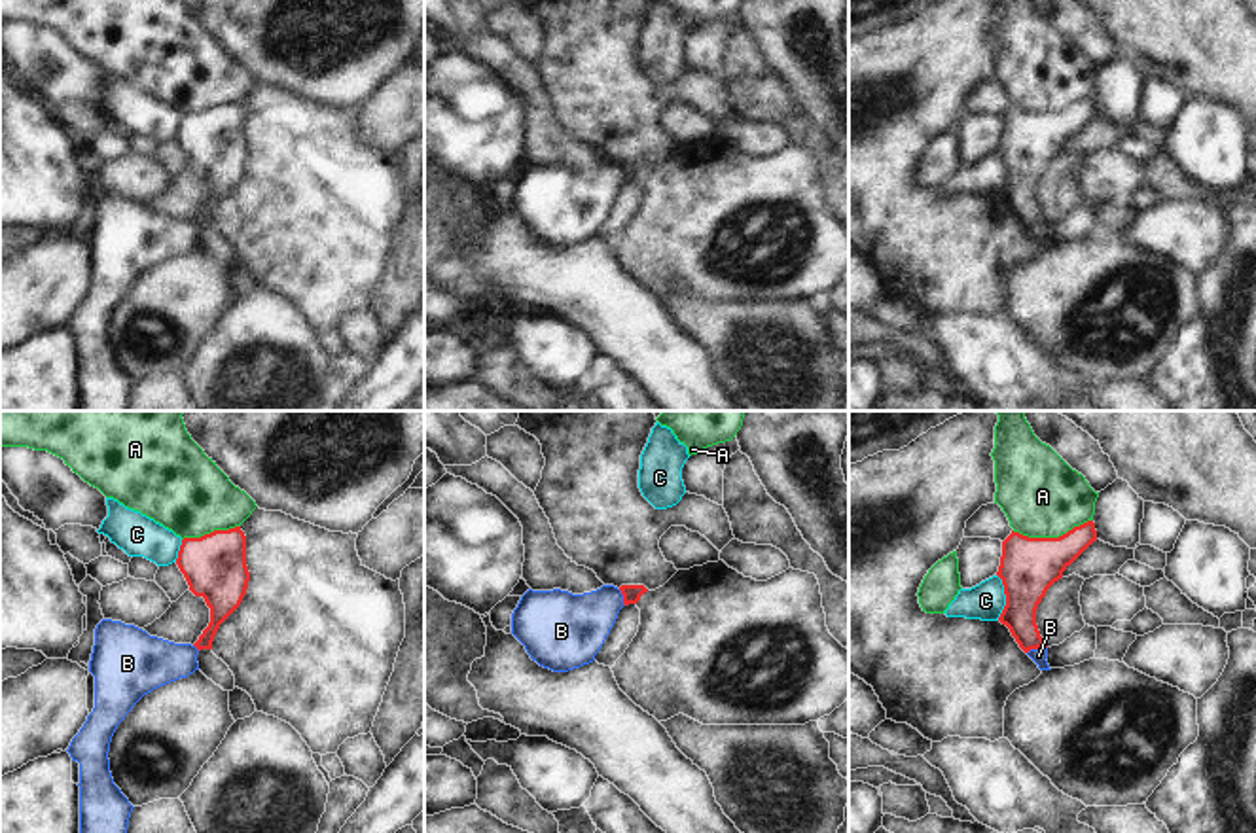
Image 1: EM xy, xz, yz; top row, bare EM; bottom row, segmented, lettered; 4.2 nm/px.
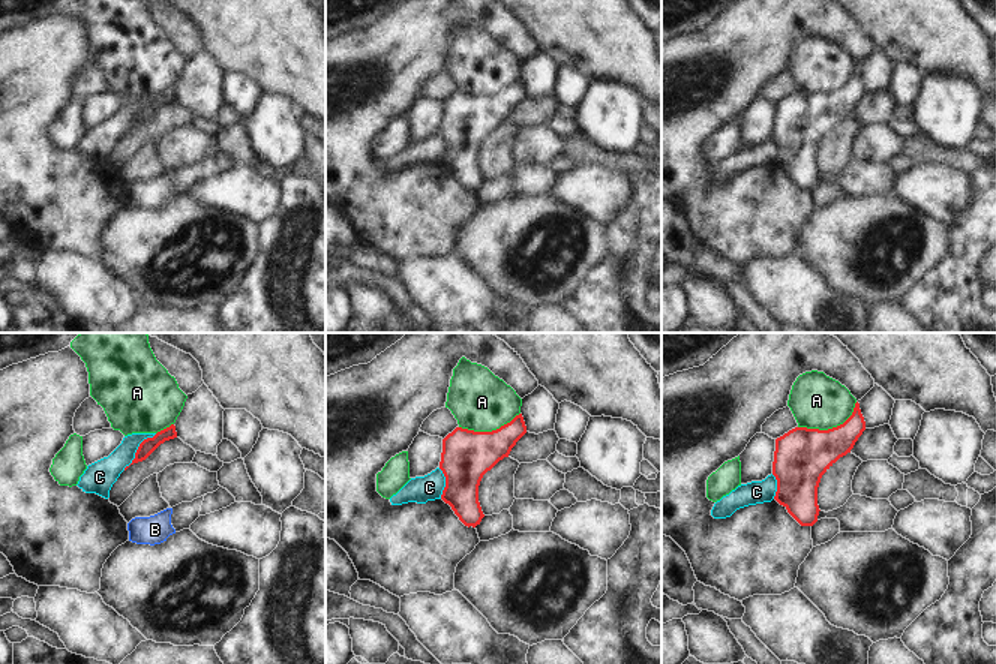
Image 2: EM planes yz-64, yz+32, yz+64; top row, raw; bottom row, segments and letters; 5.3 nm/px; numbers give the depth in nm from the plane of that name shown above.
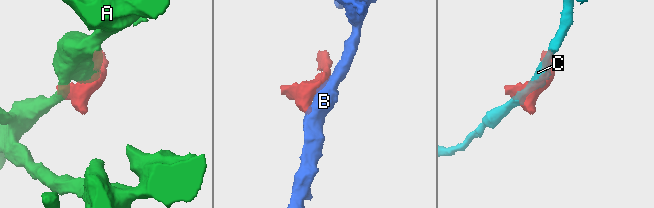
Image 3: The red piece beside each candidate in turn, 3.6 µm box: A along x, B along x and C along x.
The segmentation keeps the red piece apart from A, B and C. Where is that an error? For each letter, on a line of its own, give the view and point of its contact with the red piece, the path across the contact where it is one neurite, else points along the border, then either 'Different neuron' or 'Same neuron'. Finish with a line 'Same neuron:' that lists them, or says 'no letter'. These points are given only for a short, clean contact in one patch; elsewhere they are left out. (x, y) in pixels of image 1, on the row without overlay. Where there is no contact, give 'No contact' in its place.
A: Touches red at yz (1052, 114). Different neuron
B: Touches red at yz (1037, 224). Boundary: yz (1046, 222), (1033, 224), (1027, 230). Different neuron
C: Touches red at yz (1006, 173). Different neuron
Same neuron: no letter

